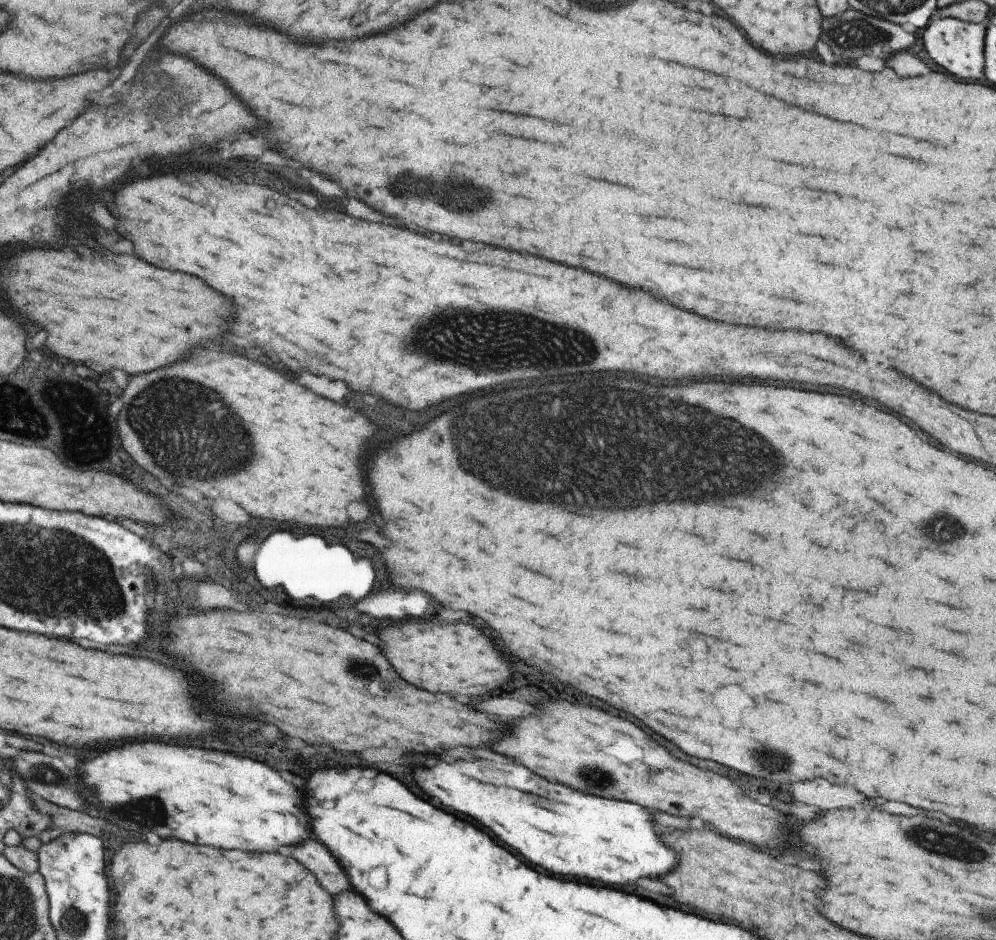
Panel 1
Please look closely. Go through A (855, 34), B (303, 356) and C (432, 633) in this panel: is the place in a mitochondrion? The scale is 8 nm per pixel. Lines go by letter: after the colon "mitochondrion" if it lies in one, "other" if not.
A: mitochondrion
B: mitochondrion
C: other

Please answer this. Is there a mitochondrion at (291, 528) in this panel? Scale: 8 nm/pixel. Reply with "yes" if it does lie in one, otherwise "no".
no

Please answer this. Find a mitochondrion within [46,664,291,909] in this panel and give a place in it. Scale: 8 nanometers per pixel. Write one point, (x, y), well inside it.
(145, 812)

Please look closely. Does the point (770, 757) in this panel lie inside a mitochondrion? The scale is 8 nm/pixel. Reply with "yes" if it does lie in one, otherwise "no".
yes

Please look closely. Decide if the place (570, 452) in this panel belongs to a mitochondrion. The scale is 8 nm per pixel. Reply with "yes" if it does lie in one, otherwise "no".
yes

